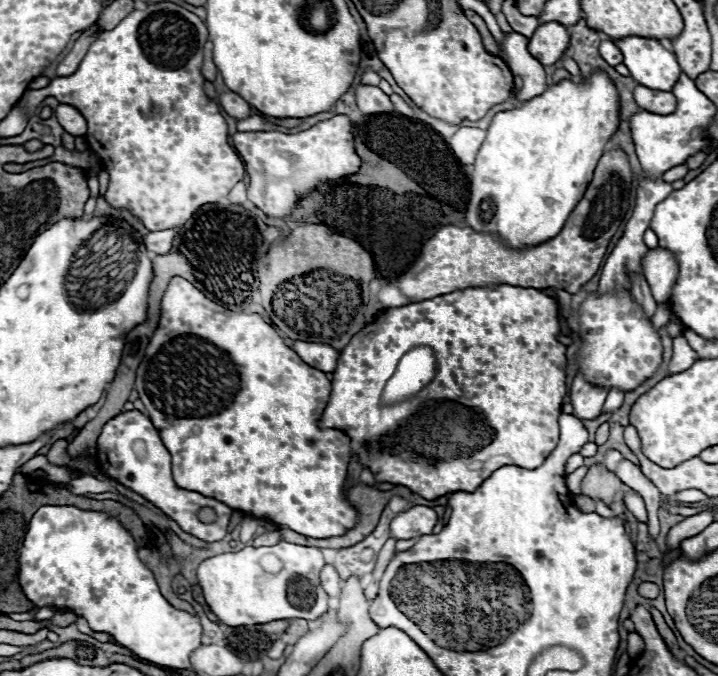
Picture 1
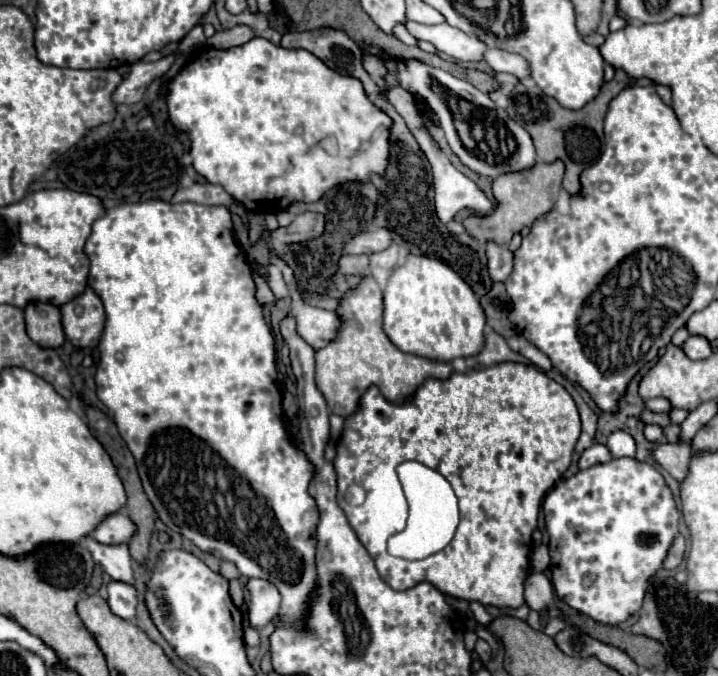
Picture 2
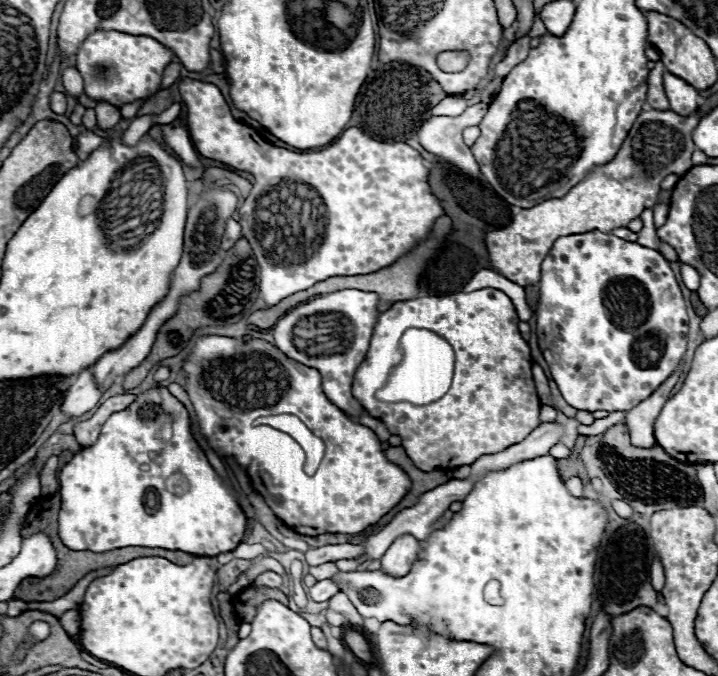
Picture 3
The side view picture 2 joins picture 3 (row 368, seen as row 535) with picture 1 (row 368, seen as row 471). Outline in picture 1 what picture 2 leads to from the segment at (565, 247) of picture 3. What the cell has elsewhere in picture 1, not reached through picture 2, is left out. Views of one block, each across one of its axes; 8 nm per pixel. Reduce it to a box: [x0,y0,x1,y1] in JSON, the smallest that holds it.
[578,292,662,392]

